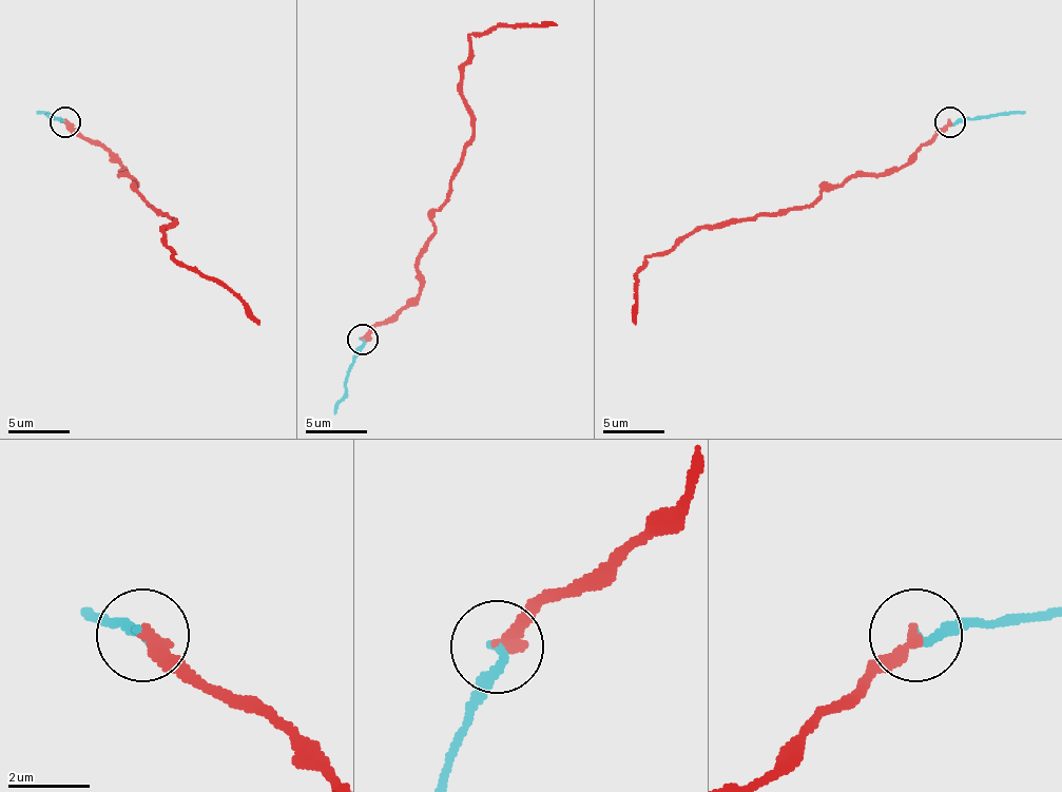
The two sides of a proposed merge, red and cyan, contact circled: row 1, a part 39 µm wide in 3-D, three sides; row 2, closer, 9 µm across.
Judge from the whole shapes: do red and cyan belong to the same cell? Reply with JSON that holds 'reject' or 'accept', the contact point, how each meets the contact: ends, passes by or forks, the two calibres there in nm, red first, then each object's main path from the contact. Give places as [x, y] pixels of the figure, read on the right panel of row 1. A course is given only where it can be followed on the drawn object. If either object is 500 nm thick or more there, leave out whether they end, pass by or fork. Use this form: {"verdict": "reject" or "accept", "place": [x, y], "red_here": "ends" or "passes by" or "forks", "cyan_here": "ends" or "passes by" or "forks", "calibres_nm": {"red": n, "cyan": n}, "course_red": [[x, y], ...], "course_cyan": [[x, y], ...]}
{"verdict": "reject", "place": [949, 122], "red_here": "ends", "cyan_here": "ends", "calibres_nm": {"red": 340, "cyan": 200}, "course_red": [[950, 121], [899, 168], [825, 189], [804, 207], [693, 229], [669, 250], [650, 256], [638, 277], [635, 324]], "course_cyan": [[950, 121], [1024, 112]]}

